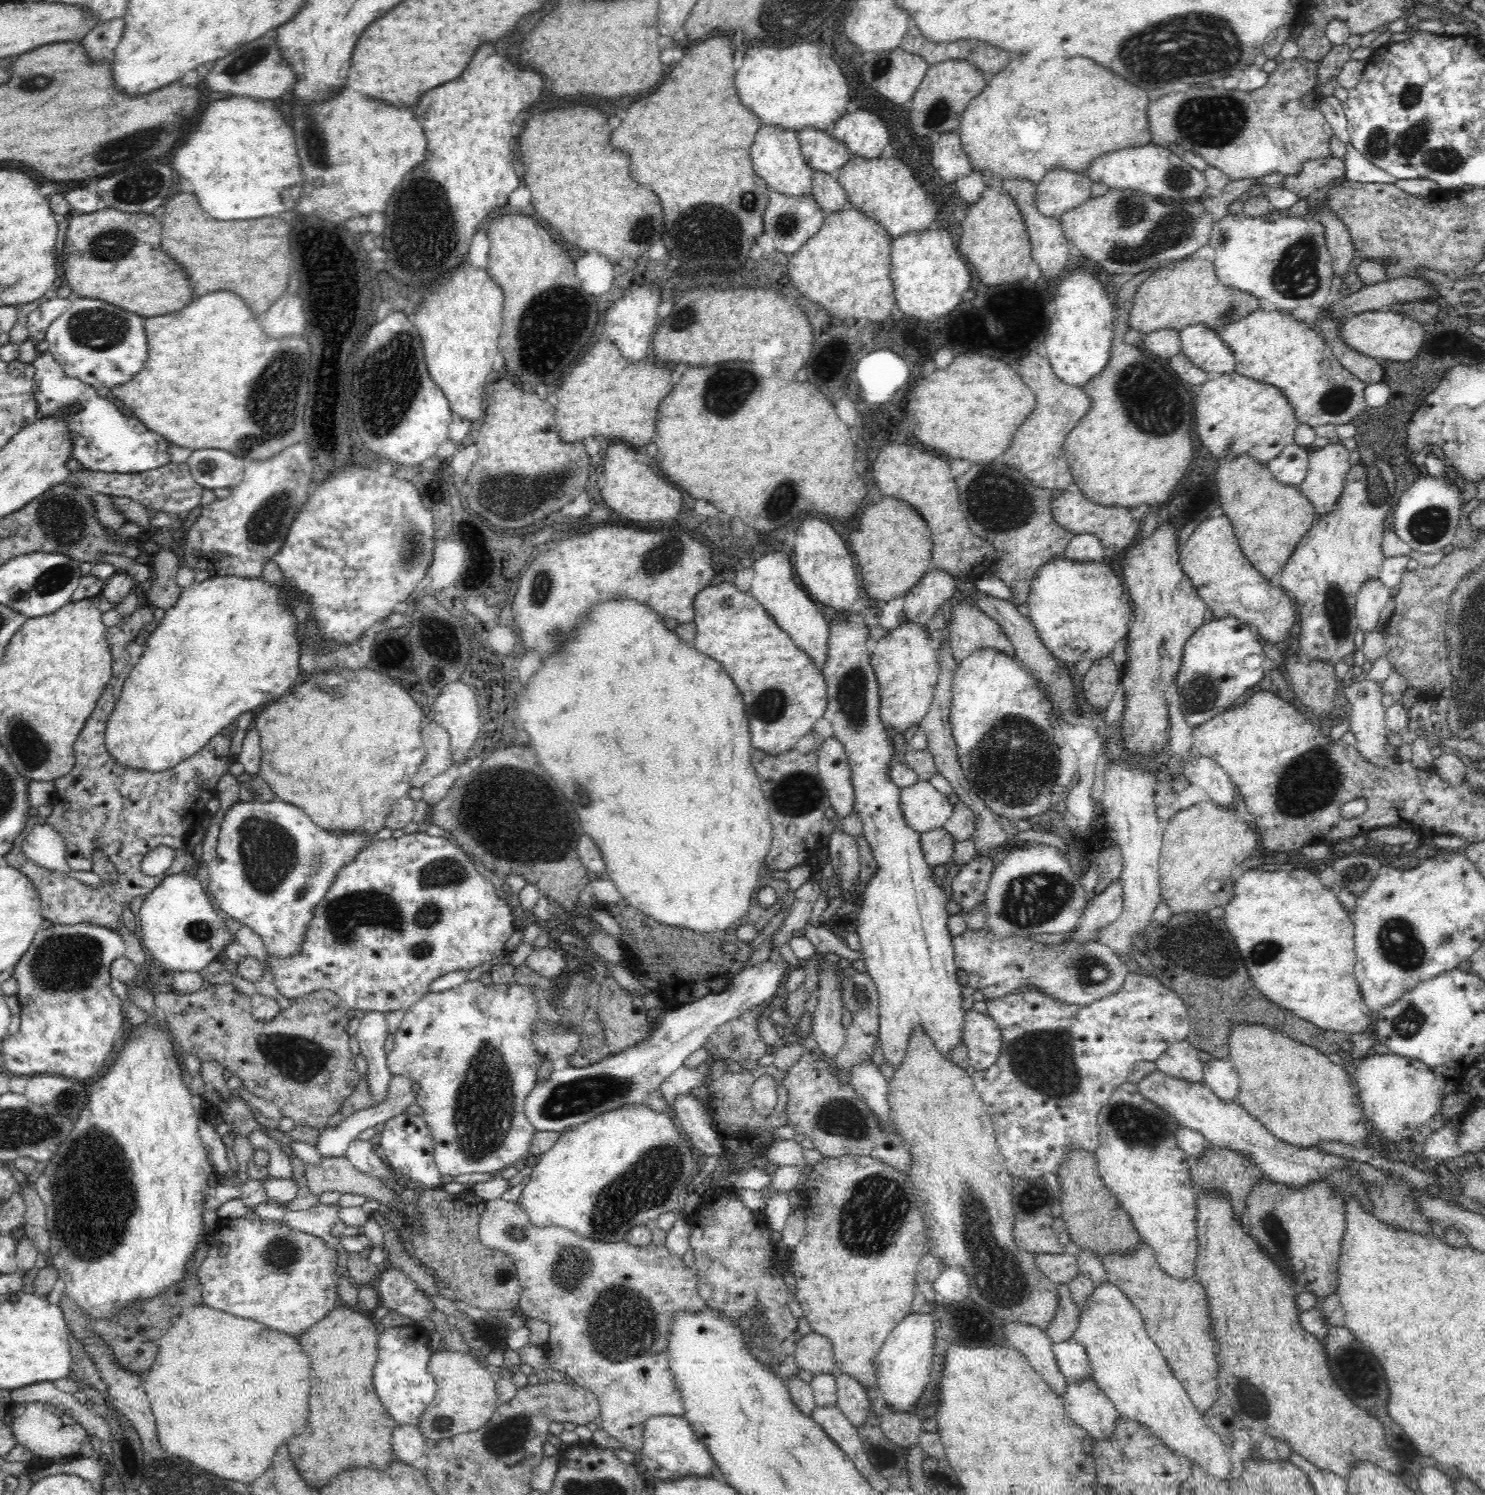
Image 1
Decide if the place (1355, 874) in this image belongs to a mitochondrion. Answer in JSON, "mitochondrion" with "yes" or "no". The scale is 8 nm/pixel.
{"mitochondrion":"yes"}

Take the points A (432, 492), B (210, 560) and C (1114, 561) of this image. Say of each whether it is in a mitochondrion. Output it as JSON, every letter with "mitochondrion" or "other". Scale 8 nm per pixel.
{"A":"other","B":"other","C":"other"}

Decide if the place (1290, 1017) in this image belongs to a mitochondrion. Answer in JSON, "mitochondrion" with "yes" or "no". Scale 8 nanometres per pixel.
{"mitochondrion":"no"}

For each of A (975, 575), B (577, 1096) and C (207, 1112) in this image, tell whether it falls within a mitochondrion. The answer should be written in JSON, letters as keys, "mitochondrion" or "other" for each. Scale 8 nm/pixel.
{"A":"other","B":"mitochondrion","C":"other"}

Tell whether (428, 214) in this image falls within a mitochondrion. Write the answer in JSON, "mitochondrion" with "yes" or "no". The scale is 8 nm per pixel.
{"mitochondrion":"yes"}

